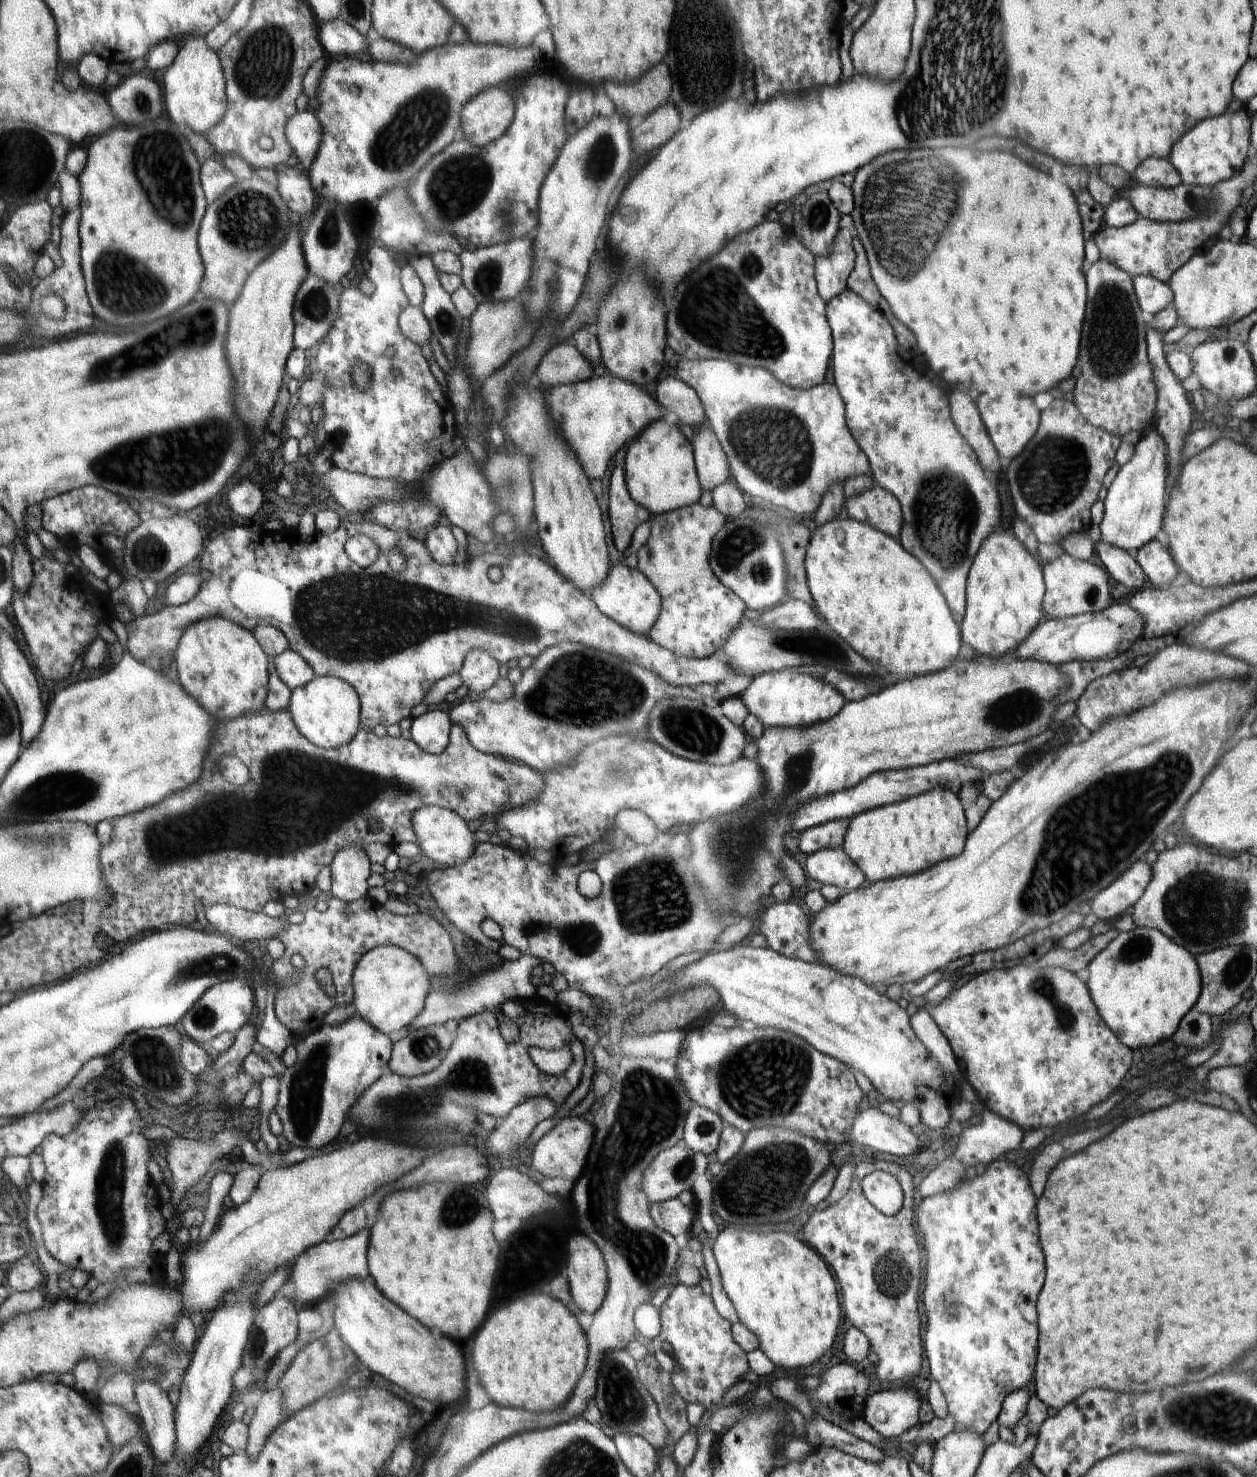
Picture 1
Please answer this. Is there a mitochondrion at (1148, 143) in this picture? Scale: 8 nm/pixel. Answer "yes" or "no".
no

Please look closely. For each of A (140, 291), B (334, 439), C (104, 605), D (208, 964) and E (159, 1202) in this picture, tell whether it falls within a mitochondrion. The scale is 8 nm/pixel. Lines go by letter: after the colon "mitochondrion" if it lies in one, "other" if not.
A: mitochondrion
B: other
C: other
D: mitochondrion
E: other

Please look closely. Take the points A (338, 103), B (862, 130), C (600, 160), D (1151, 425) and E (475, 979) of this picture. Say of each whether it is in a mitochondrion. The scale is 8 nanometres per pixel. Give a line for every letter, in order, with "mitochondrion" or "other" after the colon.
A: other
B: other
C: mitochondrion
D: other
E: other

